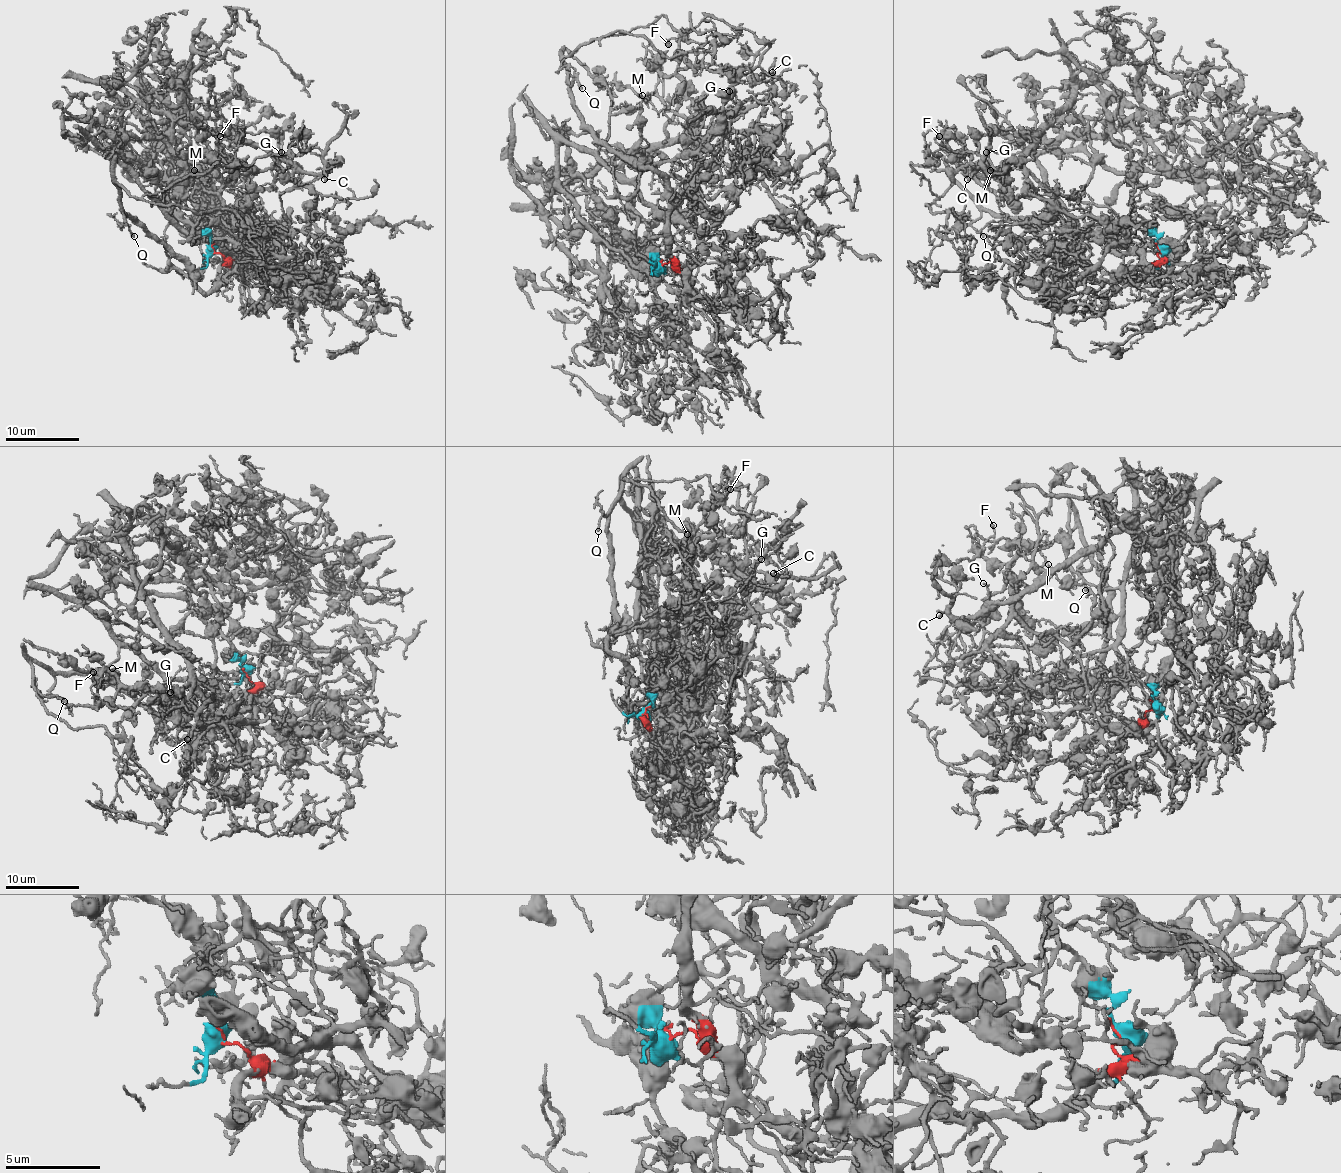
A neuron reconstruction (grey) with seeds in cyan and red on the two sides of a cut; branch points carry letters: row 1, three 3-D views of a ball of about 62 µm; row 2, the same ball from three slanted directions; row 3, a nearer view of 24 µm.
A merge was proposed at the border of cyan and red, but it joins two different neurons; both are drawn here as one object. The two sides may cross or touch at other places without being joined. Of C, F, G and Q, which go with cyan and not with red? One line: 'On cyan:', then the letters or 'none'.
On cyan: C, F, G

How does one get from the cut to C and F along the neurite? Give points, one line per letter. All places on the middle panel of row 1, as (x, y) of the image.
C: (661, 264), (655, 249), (683, 237), (672, 216), (692, 196), (692, 159), (714, 153), (772, 72)
F: (661, 264), (655, 249), (683, 237), (672, 216), (692, 159), (726, 131), (685, 92), (668, 44)

